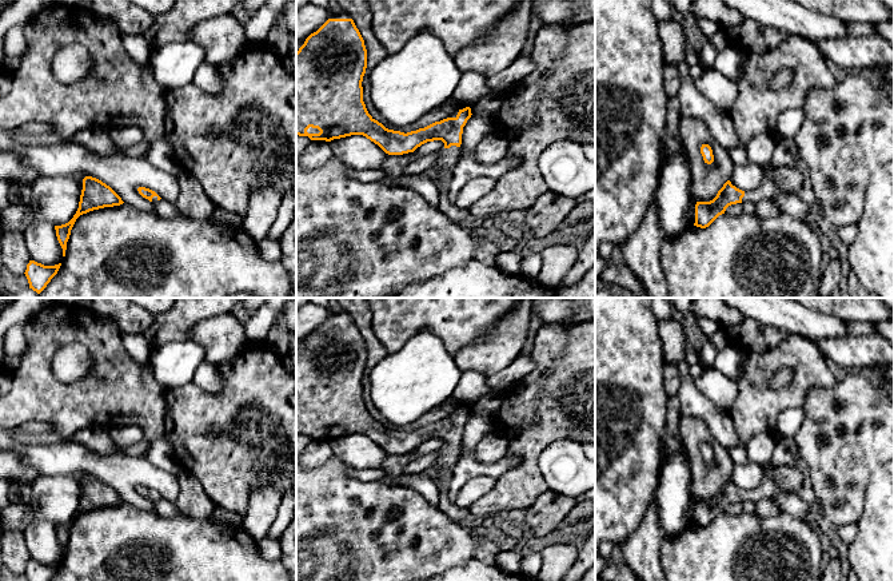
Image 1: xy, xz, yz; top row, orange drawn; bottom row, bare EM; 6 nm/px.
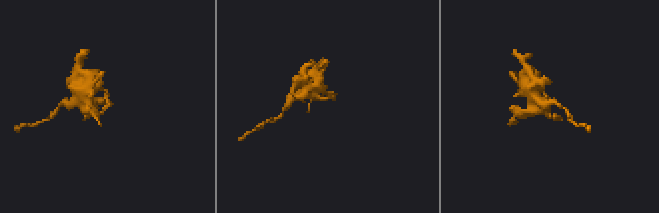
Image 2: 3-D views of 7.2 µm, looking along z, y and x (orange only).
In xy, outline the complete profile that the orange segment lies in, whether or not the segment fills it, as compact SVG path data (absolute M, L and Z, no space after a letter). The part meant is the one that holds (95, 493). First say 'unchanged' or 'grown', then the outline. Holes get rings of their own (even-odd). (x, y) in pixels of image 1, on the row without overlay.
unchanged; M85 475L83 478L83 489L76 513L68 522L55 525L57 540L63 548L63 556L65 556L71 529L80 514L104 506L120 505L123 502L121 497L109 485L96 477Z

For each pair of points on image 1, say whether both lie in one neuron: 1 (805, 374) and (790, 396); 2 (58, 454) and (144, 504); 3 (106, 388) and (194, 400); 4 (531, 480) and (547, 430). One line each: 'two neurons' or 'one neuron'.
1: one neuron
2: one neuron
3: two neurons
4: one neuron

